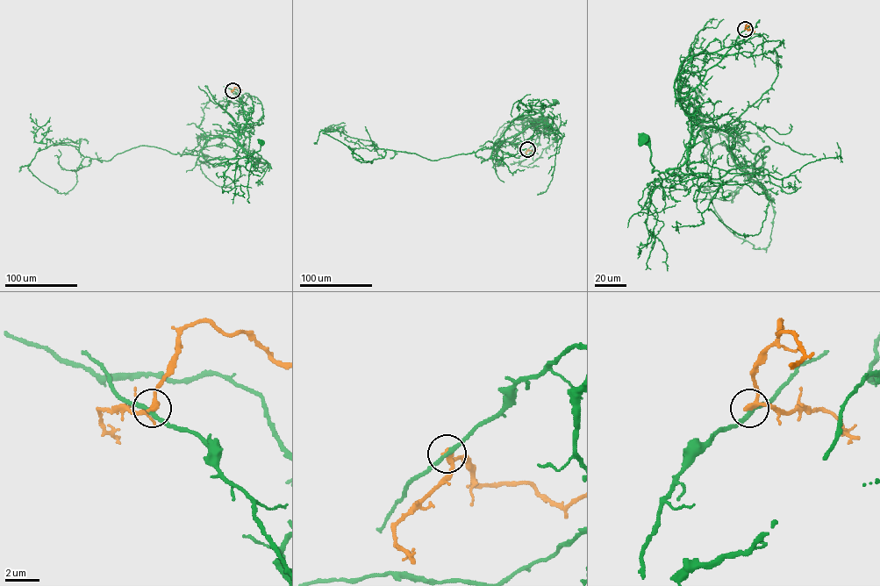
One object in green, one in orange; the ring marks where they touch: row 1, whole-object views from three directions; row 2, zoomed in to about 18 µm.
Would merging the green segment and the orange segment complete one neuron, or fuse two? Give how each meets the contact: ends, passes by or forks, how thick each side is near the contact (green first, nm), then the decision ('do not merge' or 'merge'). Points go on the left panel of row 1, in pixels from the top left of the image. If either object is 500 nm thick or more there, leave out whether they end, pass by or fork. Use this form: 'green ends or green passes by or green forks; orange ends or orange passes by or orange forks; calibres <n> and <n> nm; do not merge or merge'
green passes by; orange passes by; calibres 240 and 260 nm; do not merge

